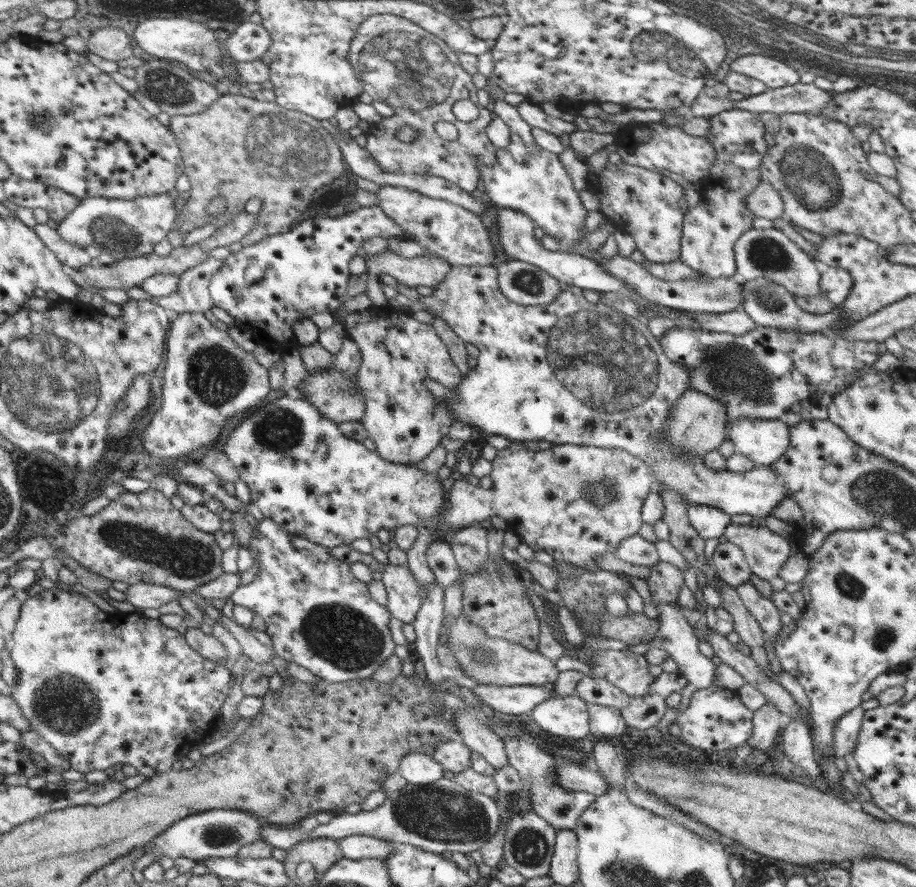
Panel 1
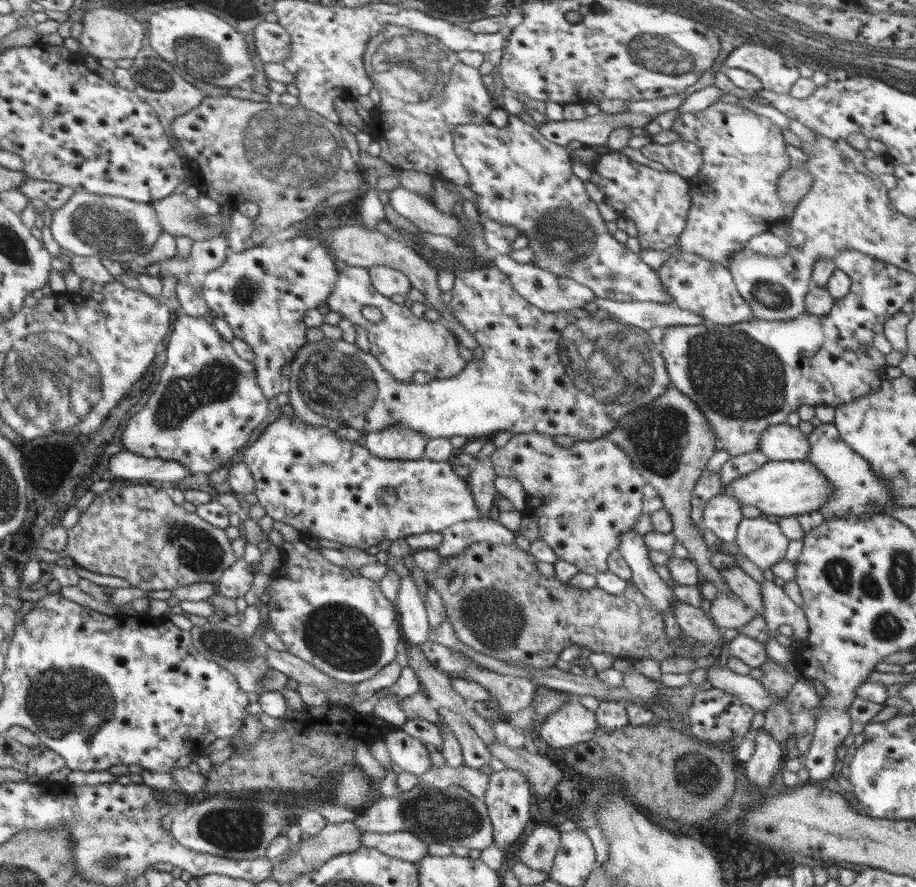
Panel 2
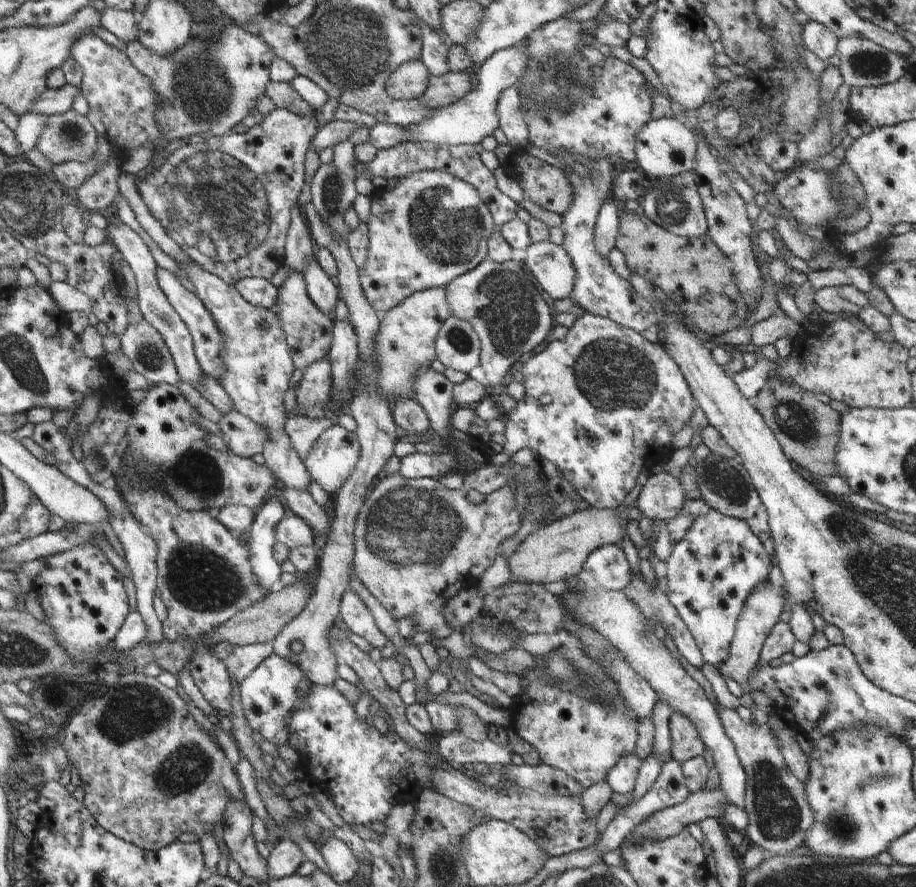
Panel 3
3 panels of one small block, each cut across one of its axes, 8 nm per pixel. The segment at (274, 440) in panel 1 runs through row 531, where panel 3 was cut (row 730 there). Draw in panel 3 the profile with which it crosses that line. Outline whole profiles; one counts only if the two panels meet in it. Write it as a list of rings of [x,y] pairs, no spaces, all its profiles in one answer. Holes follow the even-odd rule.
[[[314,683],[310,694],[296,706],[296,710],[288,714],[286,728],[290,734],[288,746],[298,752],[297,768],[306,772],[305,780],[312,785],[314,791],[328,792],[332,796],[338,816],[349,826],[369,826],[372,822],[384,821],[394,805],[412,803],[422,790],[434,790],[432,772],[445,760],[438,752],[436,742],[430,742],[434,752],[426,754],[424,750],[406,744],[392,729],[382,737],[376,727],[367,724],[363,718],[357,718],[354,705],[334,685],[318,686]]]

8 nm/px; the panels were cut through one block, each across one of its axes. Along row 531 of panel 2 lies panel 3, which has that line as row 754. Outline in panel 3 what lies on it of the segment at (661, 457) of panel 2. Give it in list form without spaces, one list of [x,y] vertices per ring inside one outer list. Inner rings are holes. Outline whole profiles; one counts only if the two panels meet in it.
[[[673,712],[669,718],[669,730],[671,734],[671,756],[675,761],[683,763],[703,756],[706,746],[694,728],[694,724],[688,720],[688,716]]]

